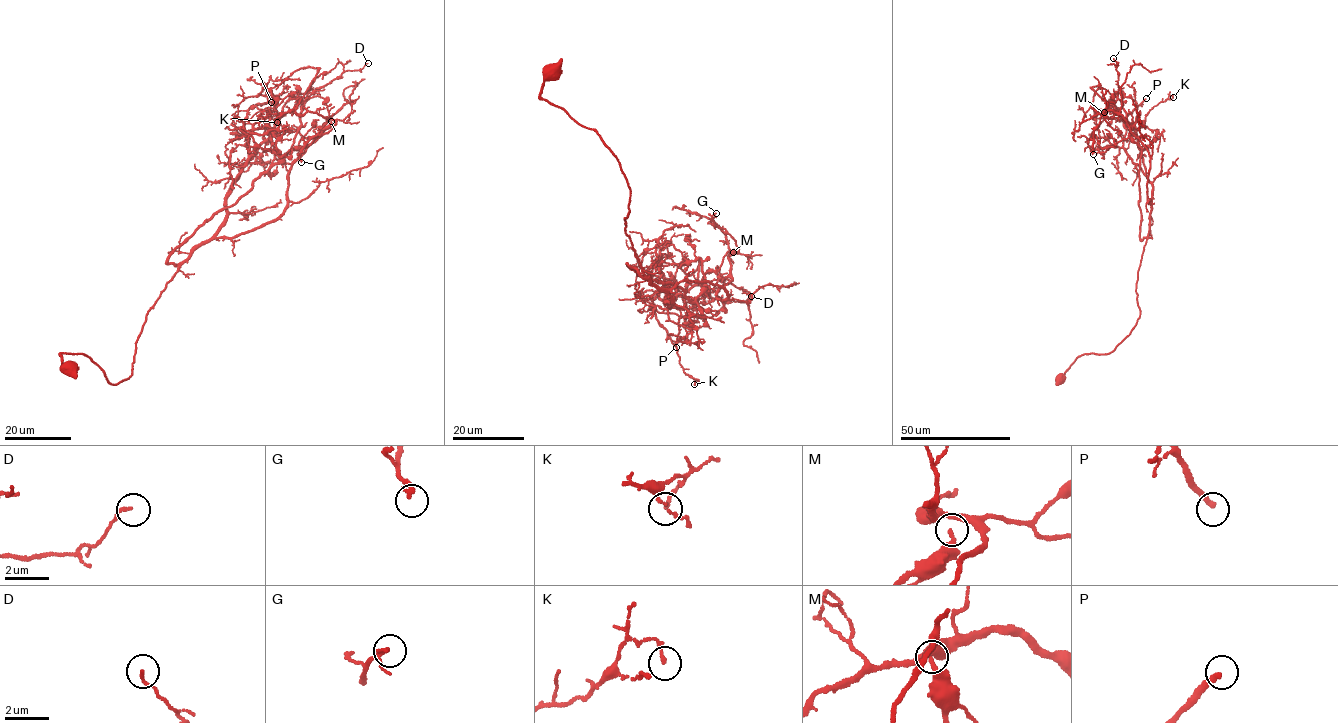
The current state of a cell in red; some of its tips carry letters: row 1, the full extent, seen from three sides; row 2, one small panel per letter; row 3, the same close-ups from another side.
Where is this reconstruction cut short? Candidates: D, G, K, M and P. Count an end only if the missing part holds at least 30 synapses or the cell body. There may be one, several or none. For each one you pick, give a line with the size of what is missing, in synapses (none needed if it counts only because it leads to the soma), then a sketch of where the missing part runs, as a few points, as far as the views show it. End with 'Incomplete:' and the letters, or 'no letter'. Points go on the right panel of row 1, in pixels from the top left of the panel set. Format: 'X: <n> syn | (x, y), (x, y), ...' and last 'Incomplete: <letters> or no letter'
P: 45 syn | (1146, 98), (1149, 85), (1139, 79), (1128, 62), (1119, 68)
Incomplete: P

